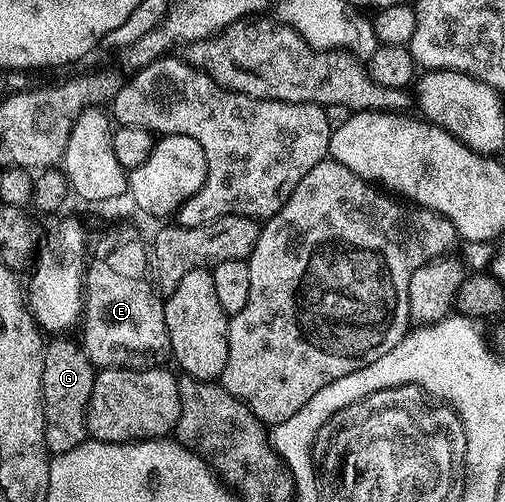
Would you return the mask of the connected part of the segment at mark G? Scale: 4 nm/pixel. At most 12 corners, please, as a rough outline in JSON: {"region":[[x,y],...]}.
{"region":[[57,335],[45,347],[43,411],[50,454],[89,437],[95,366]]}

